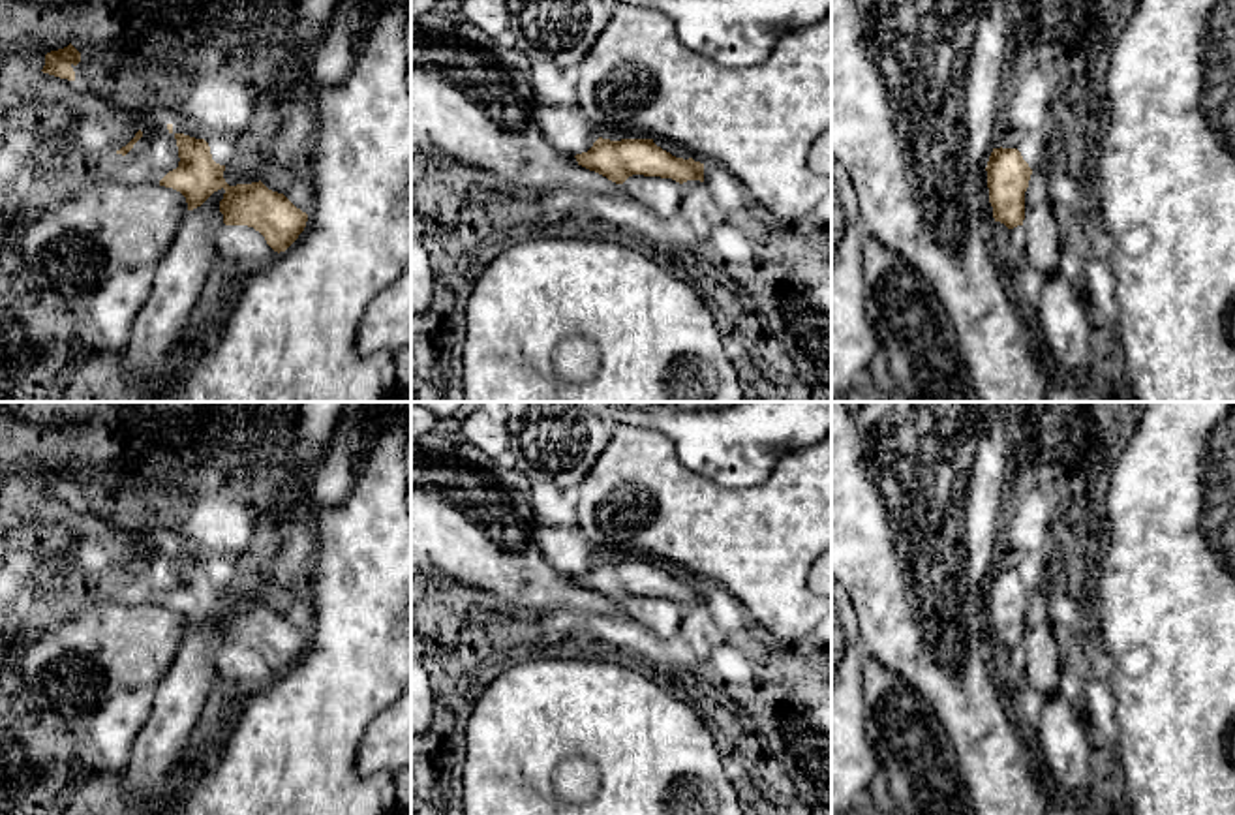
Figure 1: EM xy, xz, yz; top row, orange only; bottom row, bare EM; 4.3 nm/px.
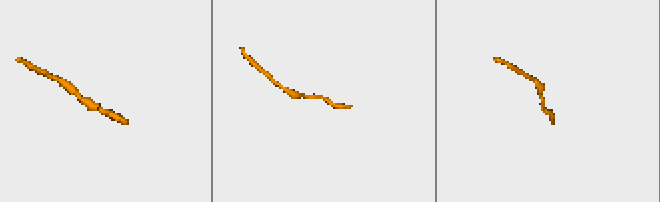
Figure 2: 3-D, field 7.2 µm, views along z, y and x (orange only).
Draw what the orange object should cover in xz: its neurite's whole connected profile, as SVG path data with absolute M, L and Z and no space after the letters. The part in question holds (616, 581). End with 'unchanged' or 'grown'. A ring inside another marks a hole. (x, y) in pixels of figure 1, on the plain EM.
M599 558L587 573L574 577L578 586L595 592L616 605L633 595L704 603L704 584L693 578L676 578L653 563L653 560L610 561Z; unchanged

